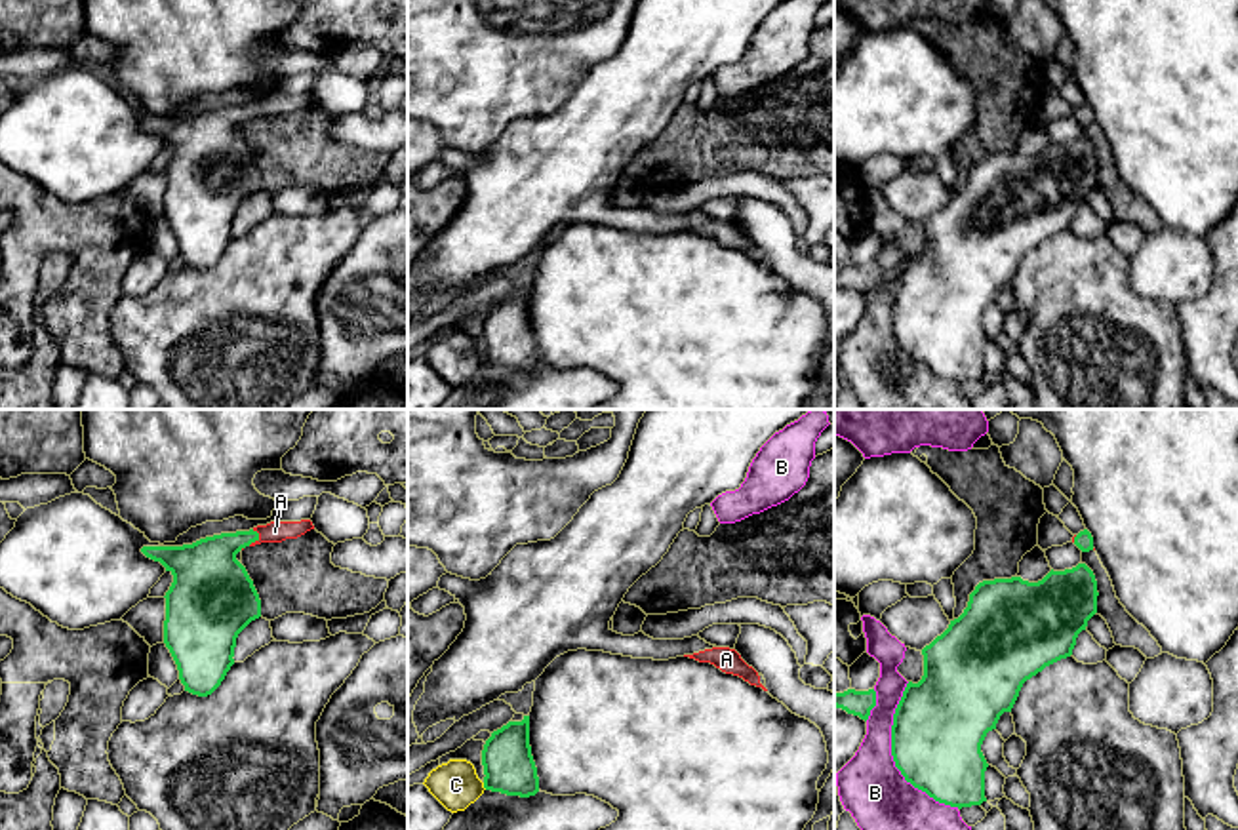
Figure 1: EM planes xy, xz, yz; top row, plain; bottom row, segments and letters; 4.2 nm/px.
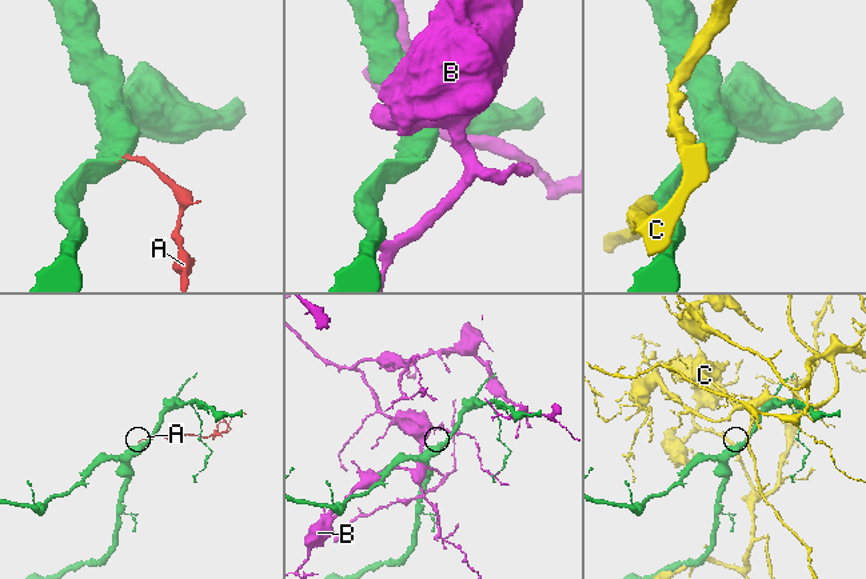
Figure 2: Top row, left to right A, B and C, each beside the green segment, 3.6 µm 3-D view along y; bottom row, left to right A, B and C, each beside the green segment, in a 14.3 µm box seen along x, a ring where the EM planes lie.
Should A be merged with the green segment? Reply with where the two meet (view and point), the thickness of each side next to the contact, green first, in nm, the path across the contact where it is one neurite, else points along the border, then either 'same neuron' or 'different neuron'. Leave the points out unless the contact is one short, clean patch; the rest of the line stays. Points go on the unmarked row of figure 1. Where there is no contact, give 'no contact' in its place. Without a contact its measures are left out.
contact xy (256, 113); calibres 280 and 90 nm; way xy (210, 151), (240, 113), (256, 113), (275, 105); same neuron

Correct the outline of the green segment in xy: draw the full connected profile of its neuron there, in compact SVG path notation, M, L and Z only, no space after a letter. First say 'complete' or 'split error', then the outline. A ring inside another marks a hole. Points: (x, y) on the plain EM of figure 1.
split error; M310 93L270 95L250 105L221 107L183 120L143 120L173 148L166 166L164 217L185 265L208 270L234 238L238 208L261 190L261 173L236 128L261 116L297 112Z

